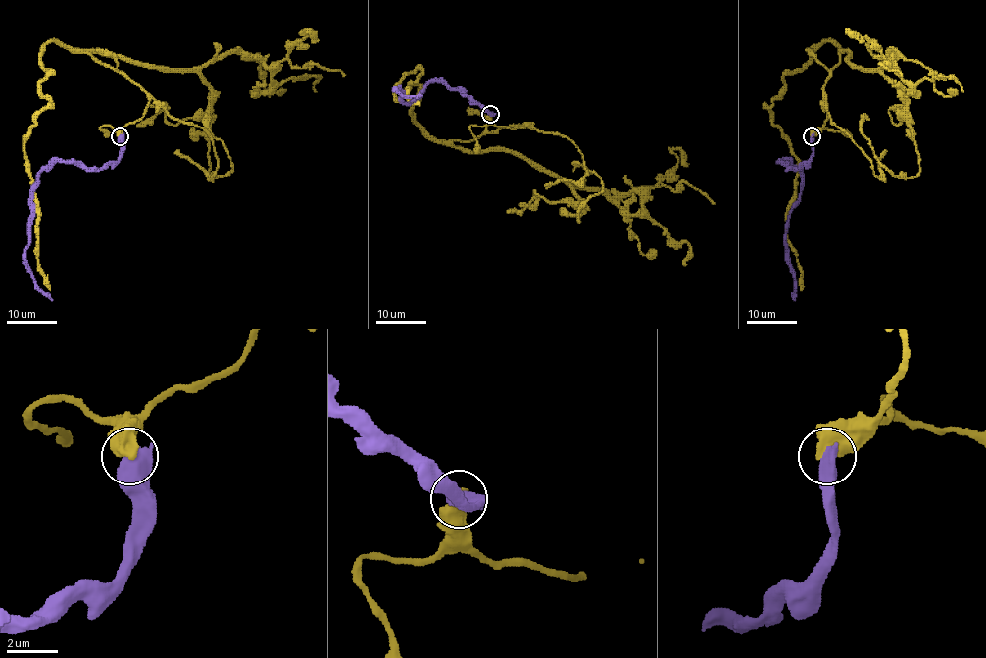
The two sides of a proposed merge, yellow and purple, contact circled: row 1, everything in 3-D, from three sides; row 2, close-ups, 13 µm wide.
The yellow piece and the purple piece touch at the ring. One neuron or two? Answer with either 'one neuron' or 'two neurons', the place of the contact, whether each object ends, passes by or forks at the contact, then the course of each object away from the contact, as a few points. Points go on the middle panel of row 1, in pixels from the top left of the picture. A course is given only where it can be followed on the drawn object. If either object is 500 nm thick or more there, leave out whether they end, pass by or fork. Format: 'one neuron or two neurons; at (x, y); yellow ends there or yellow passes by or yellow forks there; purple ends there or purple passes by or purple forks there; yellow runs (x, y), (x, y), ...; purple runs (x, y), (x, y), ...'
two neurons; at (490, 114); yellow runs (490, 113), (519, 125), (453, 143), (521, 153), (579, 197), (579, 222), (602, 182), (573, 171); purple runs (490, 113), (436, 81), (430, 81), (409, 103), (404, 102), (399, 88), (396, 90), (404, 95), (422, 95)

